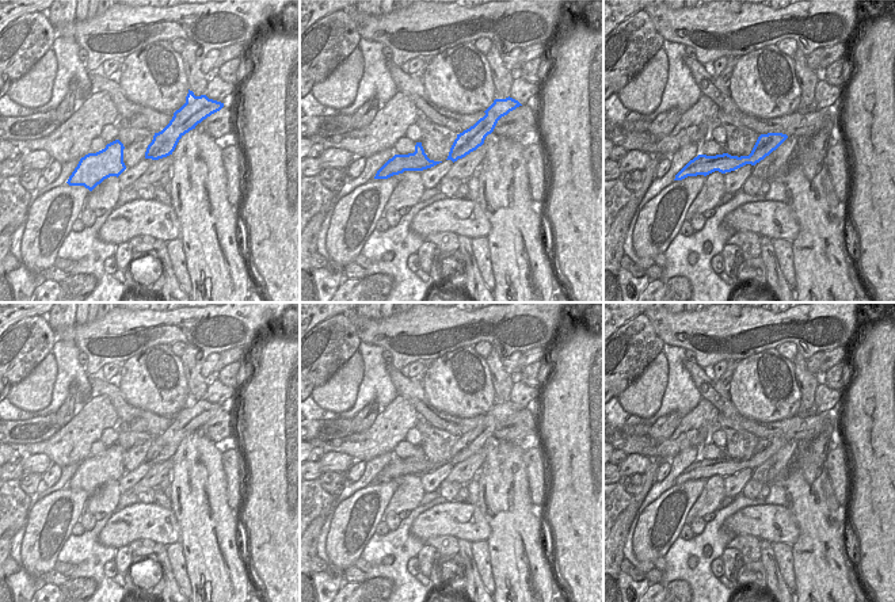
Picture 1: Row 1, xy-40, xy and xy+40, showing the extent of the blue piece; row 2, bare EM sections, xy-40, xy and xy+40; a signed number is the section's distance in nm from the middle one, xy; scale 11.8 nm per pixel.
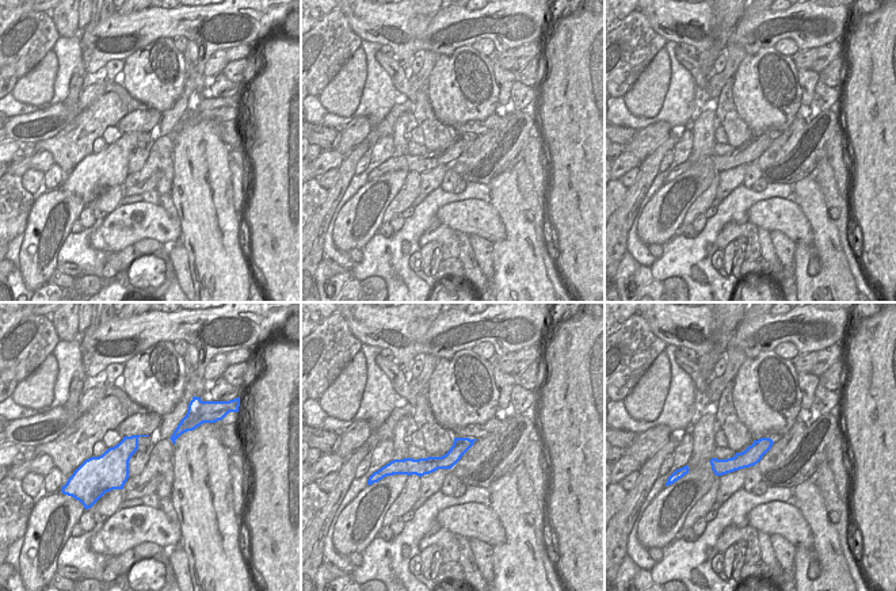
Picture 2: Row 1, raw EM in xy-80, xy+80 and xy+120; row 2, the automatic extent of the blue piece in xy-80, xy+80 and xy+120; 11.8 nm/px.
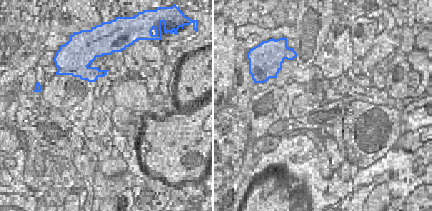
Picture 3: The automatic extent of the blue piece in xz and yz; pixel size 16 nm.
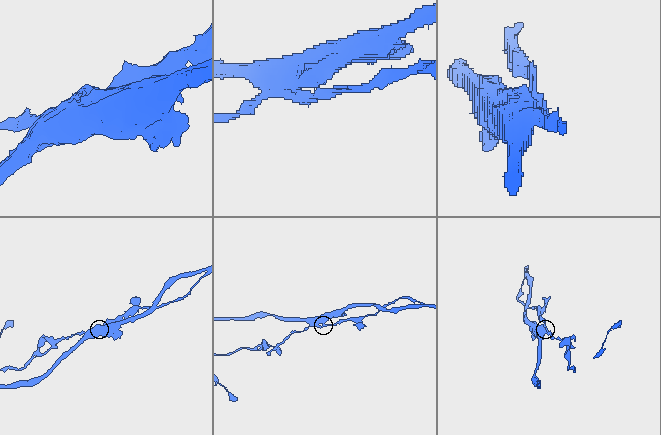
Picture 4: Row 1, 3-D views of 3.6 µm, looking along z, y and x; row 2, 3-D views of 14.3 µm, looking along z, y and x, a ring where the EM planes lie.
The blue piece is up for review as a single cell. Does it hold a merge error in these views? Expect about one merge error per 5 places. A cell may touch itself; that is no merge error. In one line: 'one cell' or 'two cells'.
two cells

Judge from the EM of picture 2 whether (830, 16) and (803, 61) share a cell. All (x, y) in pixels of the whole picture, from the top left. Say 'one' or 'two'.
two

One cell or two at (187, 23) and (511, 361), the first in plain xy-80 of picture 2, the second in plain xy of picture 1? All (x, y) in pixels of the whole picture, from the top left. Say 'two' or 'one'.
two

